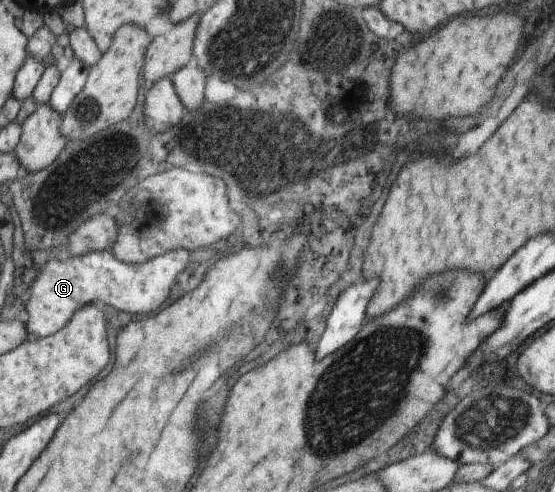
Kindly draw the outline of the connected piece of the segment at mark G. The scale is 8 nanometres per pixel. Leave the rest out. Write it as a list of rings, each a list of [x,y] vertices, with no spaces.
[[[94,250],[82,256],[71,256],[69,259],[60,260],[53,259],[46,262],[44,270],[40,270],[38,278],[34,278],[34,284],[30,288],[30,296],[24,300],[22,308],[28,313],[28,320],[24,322],[26,330],[30,334],[38,335],[38,337],[48,337],[56,334],[58,330],[62,330],[70,318],[74,316],[76,310],[84,308],[87,303],[102,302],[108,304],[109,309],[112,306],[120,308],[122,312],[128,314],[152,314],[156,312],[170,296],[170,286],[176,282],[178,274],[184,272],[184,268],[188,266],[190,260],[190,252],[188,250],[174,250],[174,252],[166,252],[162,256],[153,257],[147,262],[141,264],[126,263],[117,260],[112,252],[104,250]]]

